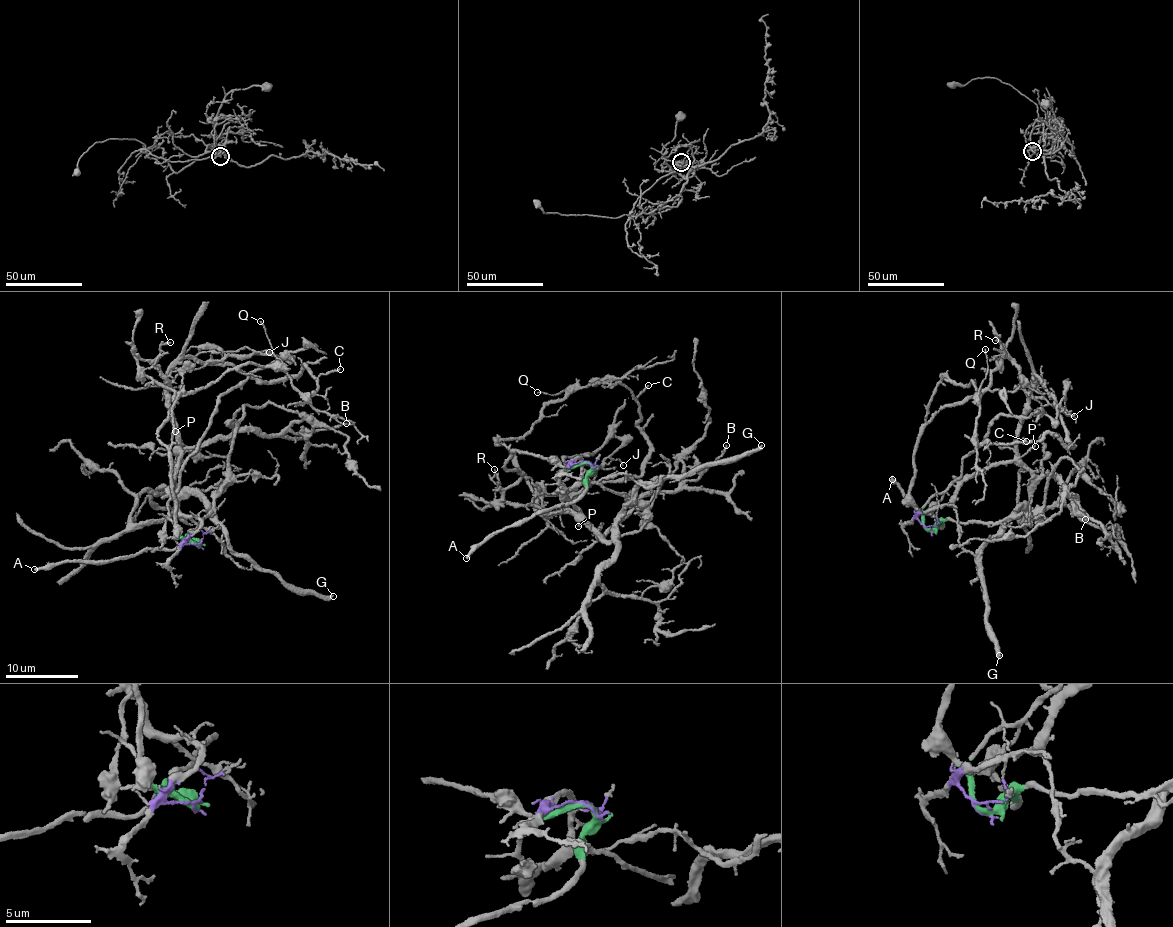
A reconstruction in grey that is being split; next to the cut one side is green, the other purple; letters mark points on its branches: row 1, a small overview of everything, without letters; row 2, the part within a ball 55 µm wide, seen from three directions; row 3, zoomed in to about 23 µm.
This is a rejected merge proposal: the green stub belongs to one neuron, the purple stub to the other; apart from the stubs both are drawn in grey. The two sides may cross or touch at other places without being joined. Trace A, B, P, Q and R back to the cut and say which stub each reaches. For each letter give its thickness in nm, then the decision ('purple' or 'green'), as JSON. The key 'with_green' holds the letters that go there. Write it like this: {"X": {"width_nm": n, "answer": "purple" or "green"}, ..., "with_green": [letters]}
{"A": {"width_nm": 280, "answer": "green"}, "B": {"width_nm": 190, "answer": "purple"}, "P": {"width_nm": 140, "answer": "purple"}, "Q": {"width_nm": 120, "answer": "green"}, "R": {"width_nm": 190, "answer": "purple"}, "with_green": ["A", "Q"]}

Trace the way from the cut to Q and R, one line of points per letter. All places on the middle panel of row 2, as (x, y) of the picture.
Q: (588, 463), (564, 466), (496, 443), (526, 435), (543, 409), (567, 393), (566, 388), (536, 392)
R: (588, 462), (594, 466), (581, 463), (578, 484), (564, 495), (576, 514), (509, 502), (493, 480), (494, 469)

